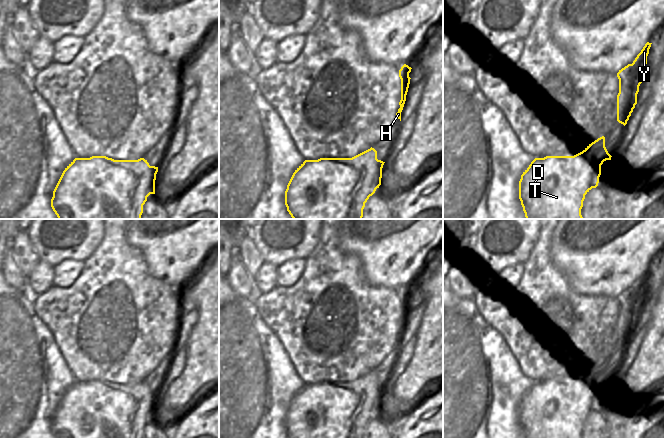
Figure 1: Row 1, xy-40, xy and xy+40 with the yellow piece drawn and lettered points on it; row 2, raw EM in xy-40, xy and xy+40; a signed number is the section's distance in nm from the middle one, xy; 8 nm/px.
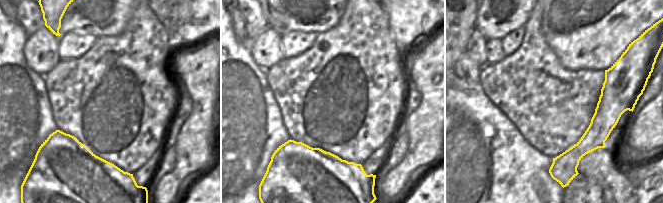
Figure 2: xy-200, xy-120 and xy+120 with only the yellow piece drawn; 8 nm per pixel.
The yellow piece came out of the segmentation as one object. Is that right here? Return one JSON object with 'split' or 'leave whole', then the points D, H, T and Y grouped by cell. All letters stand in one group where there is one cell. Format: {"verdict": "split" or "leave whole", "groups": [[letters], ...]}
{"verdict": "leave whole", "groups": [["D", "H", "T", "Y"]]}

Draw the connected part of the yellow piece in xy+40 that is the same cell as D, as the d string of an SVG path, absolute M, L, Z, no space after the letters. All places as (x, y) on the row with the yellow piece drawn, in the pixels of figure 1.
M602 136L574 156L535 158L523 172L519 181L519 199L526 219L583 219L581 209L585 195L598 186L601 165L604 161L611 160L611 157L605 147L605 137Z

